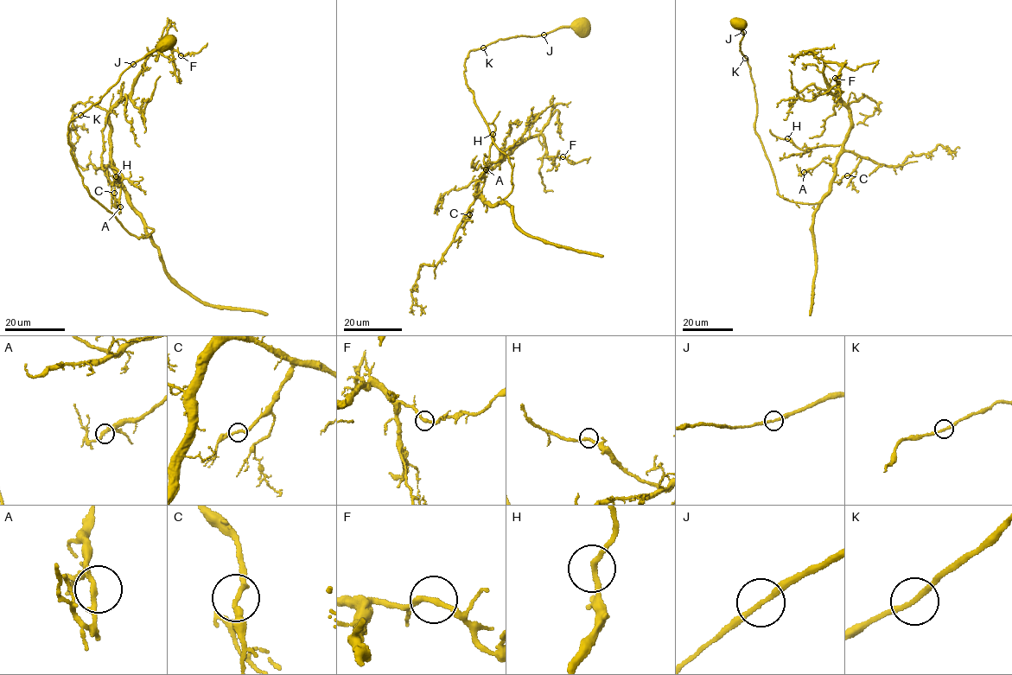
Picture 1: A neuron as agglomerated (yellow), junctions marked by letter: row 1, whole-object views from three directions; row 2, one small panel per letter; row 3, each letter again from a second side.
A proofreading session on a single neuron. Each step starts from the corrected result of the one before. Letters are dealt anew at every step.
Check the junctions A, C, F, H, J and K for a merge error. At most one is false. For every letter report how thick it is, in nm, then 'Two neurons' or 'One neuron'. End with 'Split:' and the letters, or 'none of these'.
A: Thickness 190 nm. One neuron
C: Thickness 180 nm. One neuron
F: Thickness 200 nm. One neuron
H: Thickness 190 nm. One neuron
J: Thickness 190 nm. One neuron
K: Thickness 190 nm. One neuron
Split: none of these

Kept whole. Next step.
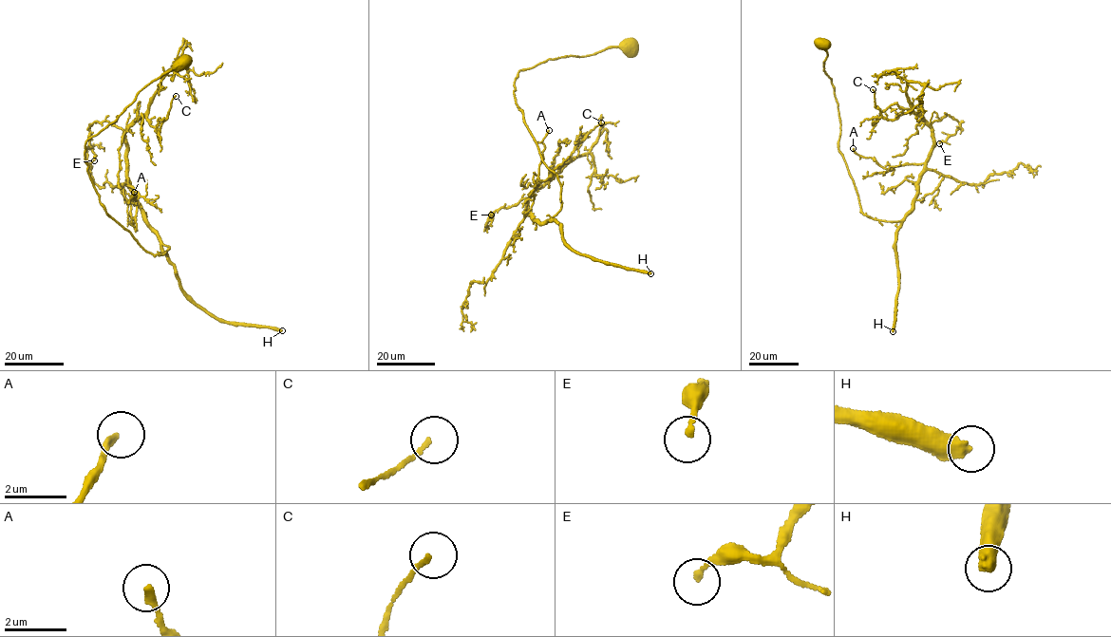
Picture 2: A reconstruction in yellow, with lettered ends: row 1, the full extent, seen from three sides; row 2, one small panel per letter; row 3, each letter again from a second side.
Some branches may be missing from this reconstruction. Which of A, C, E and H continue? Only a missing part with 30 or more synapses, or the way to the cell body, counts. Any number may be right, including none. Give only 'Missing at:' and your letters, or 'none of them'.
Missing at: H

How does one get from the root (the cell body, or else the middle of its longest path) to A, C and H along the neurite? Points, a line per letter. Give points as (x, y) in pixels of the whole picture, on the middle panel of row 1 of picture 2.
A: (630, 46), (517, 73), (515, 103), (561, 187), (561, 208), (542, 222), (525, 208), (540, 181), (549, 130)
C: (630, 46), (517, 73), (515, 103), (561, 187), (561, 208), (551, 218), (524, 213), (601, 122)
H: (630, 46), (548, 59), (518, 71), (513, 92), (561, 187), (551, 220), (562, 239), (650, 273)

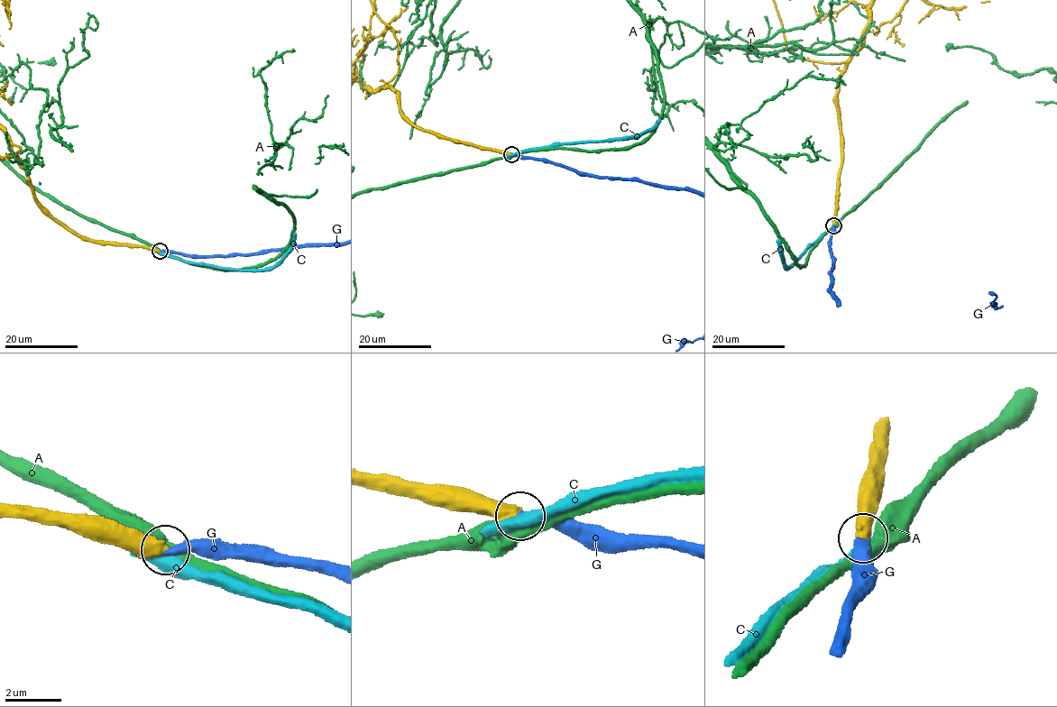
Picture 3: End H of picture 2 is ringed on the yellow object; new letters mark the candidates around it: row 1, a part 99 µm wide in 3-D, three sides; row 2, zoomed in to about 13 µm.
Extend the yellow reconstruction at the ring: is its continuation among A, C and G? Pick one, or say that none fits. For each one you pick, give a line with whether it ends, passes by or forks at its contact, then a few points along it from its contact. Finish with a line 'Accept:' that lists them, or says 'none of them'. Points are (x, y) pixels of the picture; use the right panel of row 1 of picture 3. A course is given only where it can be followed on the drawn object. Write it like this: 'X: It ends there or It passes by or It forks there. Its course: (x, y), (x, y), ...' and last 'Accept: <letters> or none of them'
G: It ends there
Accept: G

